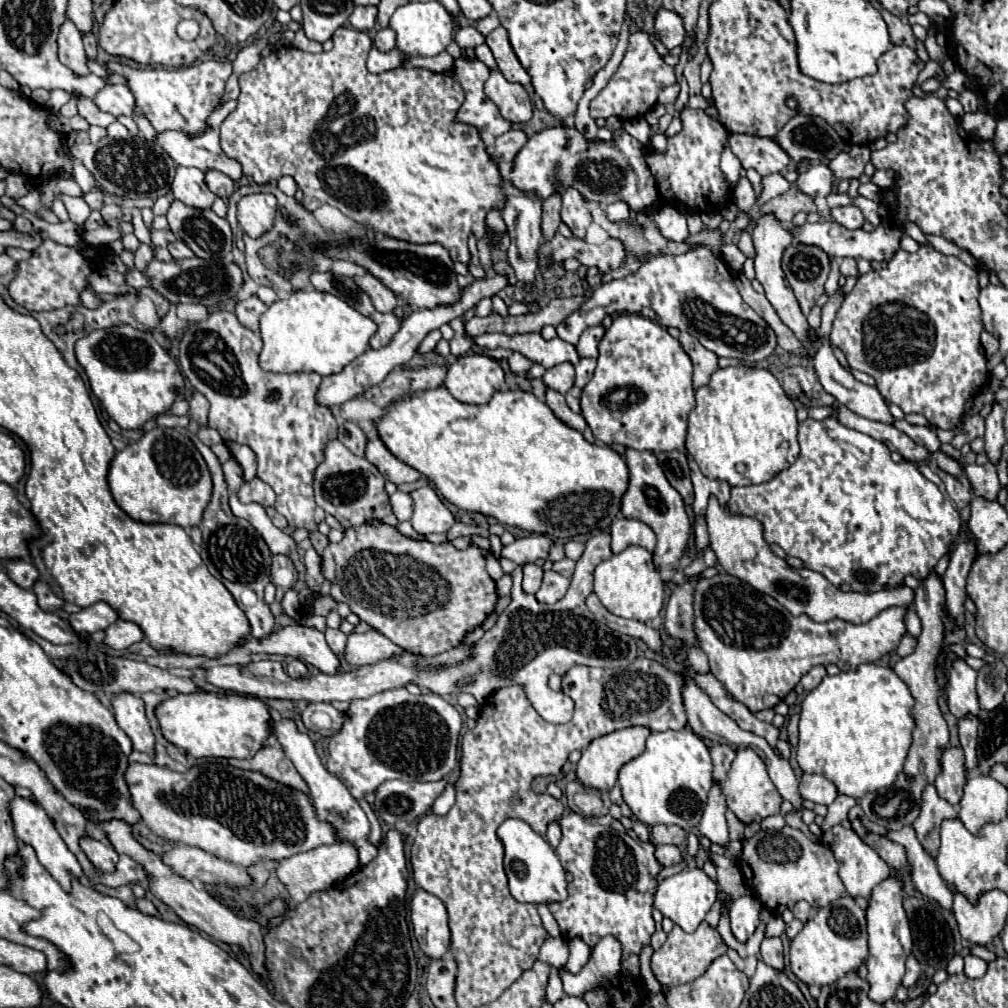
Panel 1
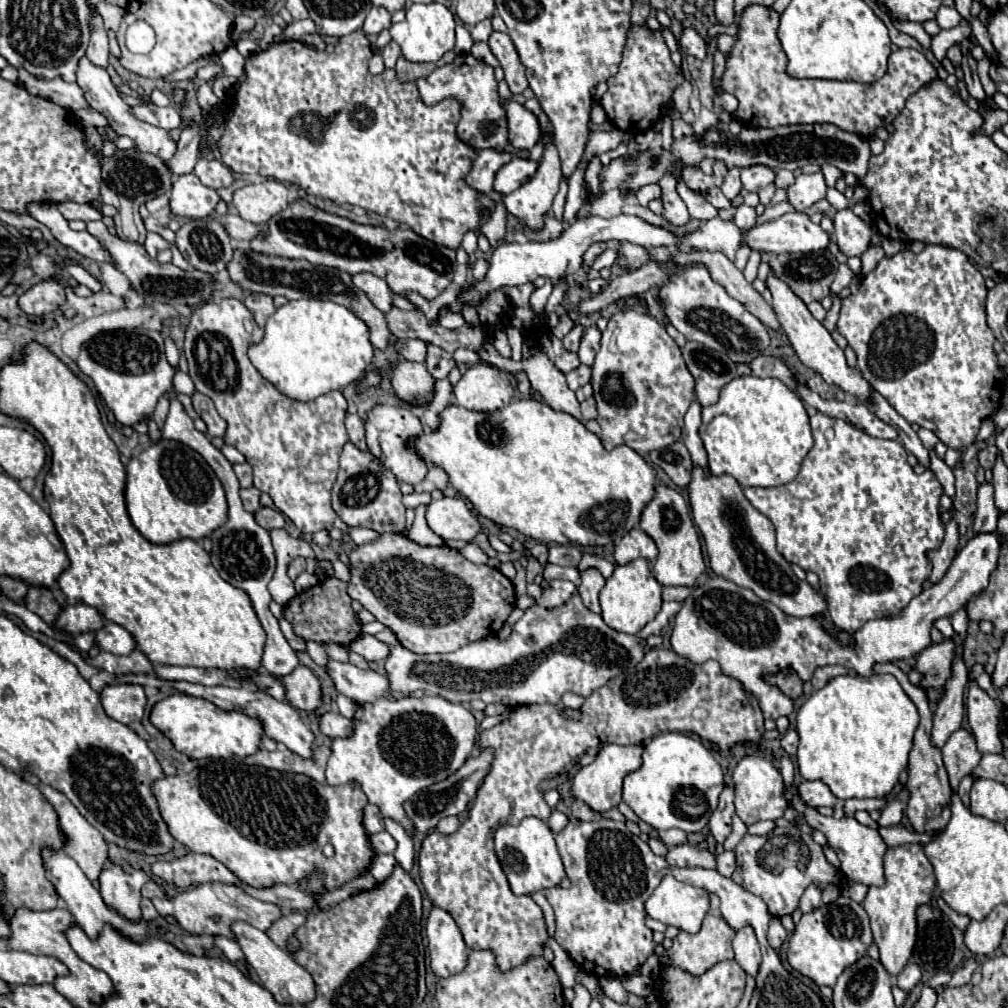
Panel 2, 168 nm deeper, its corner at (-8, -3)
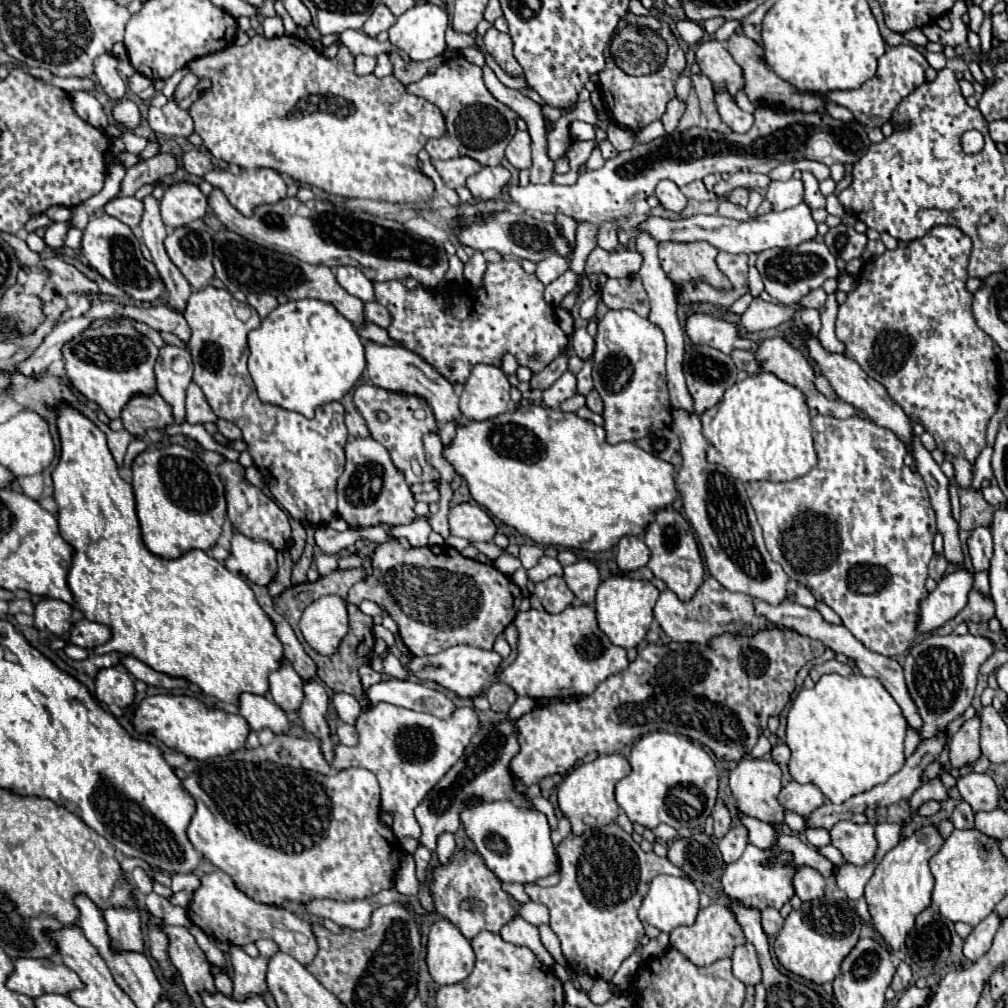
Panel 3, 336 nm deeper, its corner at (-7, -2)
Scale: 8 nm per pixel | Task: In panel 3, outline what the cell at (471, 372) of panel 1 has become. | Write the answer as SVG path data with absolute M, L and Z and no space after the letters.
M478 364L464 382L460 412L468 420L488 420L504 414L510 404L510 384L502 368Z

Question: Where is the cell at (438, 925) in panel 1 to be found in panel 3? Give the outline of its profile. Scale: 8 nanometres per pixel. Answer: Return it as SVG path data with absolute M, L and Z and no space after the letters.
M442 918L430 928L426 962L436 984L456 984L472 972L474 952L462 932Z

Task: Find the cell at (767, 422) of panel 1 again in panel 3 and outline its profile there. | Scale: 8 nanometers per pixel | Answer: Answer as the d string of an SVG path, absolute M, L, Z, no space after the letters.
M774 374L748 376L730 386L722 400L702 416L702 434L708 440L708 462L722 464L742 482L788 482L816 466L811 416L804 394Z

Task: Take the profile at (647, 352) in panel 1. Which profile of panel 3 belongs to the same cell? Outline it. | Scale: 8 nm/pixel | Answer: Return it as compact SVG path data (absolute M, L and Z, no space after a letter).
M608 310L598 322L594 352L594 388L604 402L604 430L610 444L636 442L656 428L670 426L666 382L666 342L662 330L632 310Z

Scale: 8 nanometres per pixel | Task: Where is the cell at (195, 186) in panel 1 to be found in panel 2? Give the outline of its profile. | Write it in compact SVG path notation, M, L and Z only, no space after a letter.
M193 173L179 175L173 179L169 209L177 217L187 219L203 219L215 211L219 203L219 195L215 189L205 187Z

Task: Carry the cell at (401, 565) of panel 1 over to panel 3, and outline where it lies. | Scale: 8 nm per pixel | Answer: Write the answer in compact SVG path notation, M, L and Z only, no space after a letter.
M396 540L376 546L372 554L370 574L366 574L366 578L354 584L348 592L348 600L352 604L360 604L362 600L376 602L398 624L402 642L414 656L438 654L458 644L470 644L484 650L492 650L494 638L500 632L504 632L504 628L514 620L520 598L522 598L520 588L506 574L498 572L490 564L464 558L458 550L446 544L406 550Z

